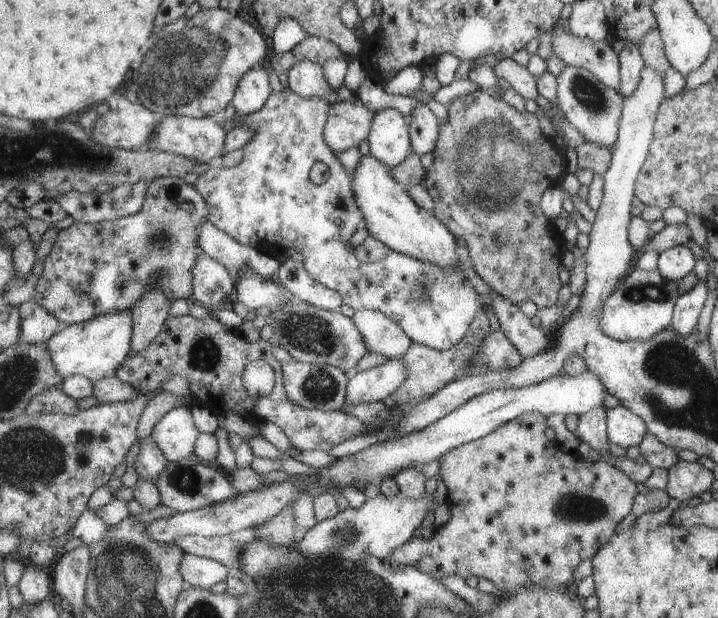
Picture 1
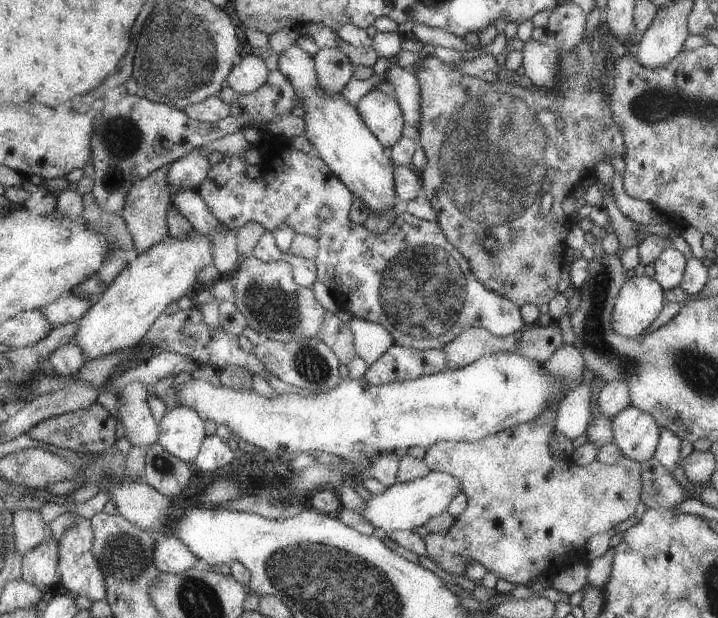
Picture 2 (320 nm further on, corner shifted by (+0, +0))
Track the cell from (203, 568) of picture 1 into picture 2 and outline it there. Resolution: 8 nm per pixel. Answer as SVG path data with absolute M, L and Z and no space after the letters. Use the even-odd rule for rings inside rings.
M167 532L159 536L155 541L158 550L155 554L155 563L161 573L181 574L191 568L195 568L195 563L199 556L179 538Z

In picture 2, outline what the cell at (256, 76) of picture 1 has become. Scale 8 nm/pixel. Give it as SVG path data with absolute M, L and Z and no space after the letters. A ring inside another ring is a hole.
M243 52L240 60L227 78L230 85L239 95L251 94L259 91L267 83L271 72L267 62L258 55L246 55Z

